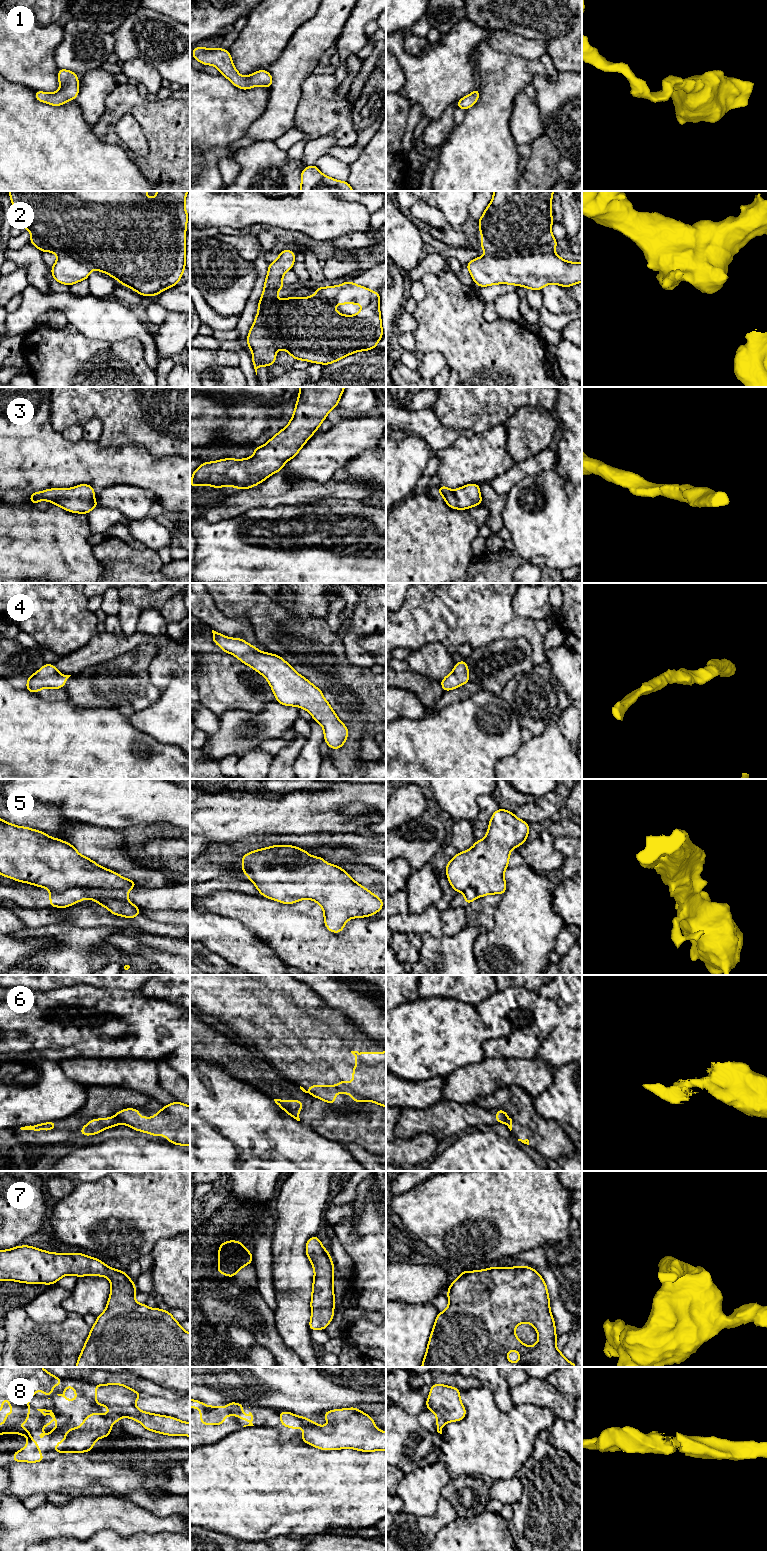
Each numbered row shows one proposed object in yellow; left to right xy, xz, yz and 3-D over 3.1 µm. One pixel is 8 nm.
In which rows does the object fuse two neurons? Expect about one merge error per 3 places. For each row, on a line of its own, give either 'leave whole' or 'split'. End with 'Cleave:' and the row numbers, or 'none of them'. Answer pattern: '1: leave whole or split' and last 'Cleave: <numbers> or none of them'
1: leave whole
2: split
3: leave whole
4: leave whole
5: split
6: split
7: leave whole
8: leave whole
Cleave: 2, 5, 6

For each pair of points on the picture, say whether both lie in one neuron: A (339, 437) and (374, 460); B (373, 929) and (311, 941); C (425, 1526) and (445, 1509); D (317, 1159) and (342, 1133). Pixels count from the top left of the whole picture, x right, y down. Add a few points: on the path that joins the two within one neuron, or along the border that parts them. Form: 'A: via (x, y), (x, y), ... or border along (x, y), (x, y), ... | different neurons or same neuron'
A: border along (370, 451), (358, 452), (345, 465) | different neurons
B: via (358, 941), (326, 941) | same neuron
C: via (430, 1525), (441, 1514) | same neuron
D: border along (313, 1130), (325, 1138), (342, 1144) | different neurons

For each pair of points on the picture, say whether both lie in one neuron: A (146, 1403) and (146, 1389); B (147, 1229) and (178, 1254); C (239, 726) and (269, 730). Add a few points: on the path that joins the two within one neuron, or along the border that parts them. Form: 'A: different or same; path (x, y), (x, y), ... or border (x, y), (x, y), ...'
A: different; border (142, 1394), (158, 1395), (169, 1399)
B: different; border (179, 1234), (173, 1237), (161, 1238), (150, 1253)
C: same; path (246, 726), (262, 730)

